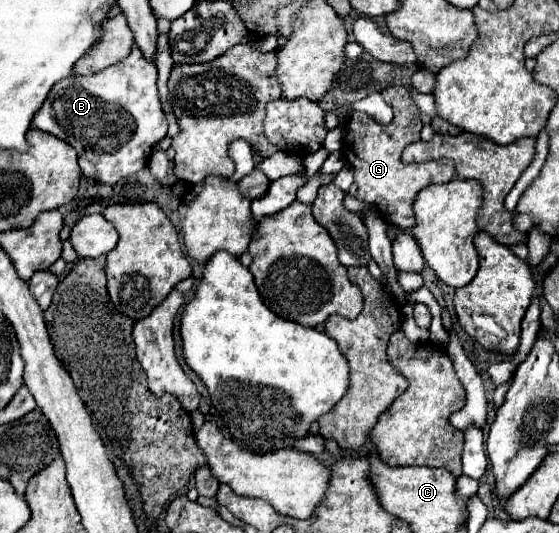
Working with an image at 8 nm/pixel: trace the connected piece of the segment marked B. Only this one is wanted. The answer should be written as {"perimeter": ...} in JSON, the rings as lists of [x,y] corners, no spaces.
{"perimeter":[[[134,46],[128,58],[104,68],[102,72],[96,72],[92,76],[70,76],[50,90],[44,106],[34,116],[32,126],[72,144],[78,152],[82,174],[96,180],[98,184],[112,186],[120,178],[144,168],[150,154],[154,152],[154,144],[158,144],[166,136],[166,118],[160,108],[156,90],[156,66],[142,56],[138,46]]]}

